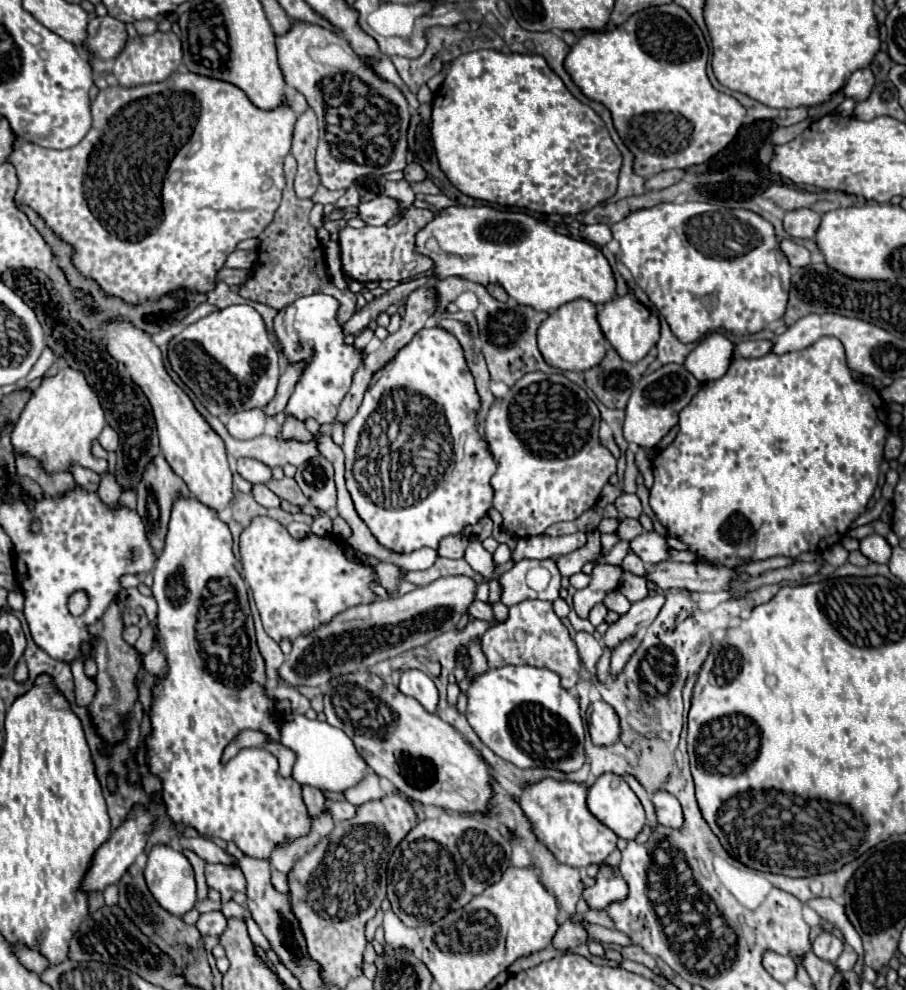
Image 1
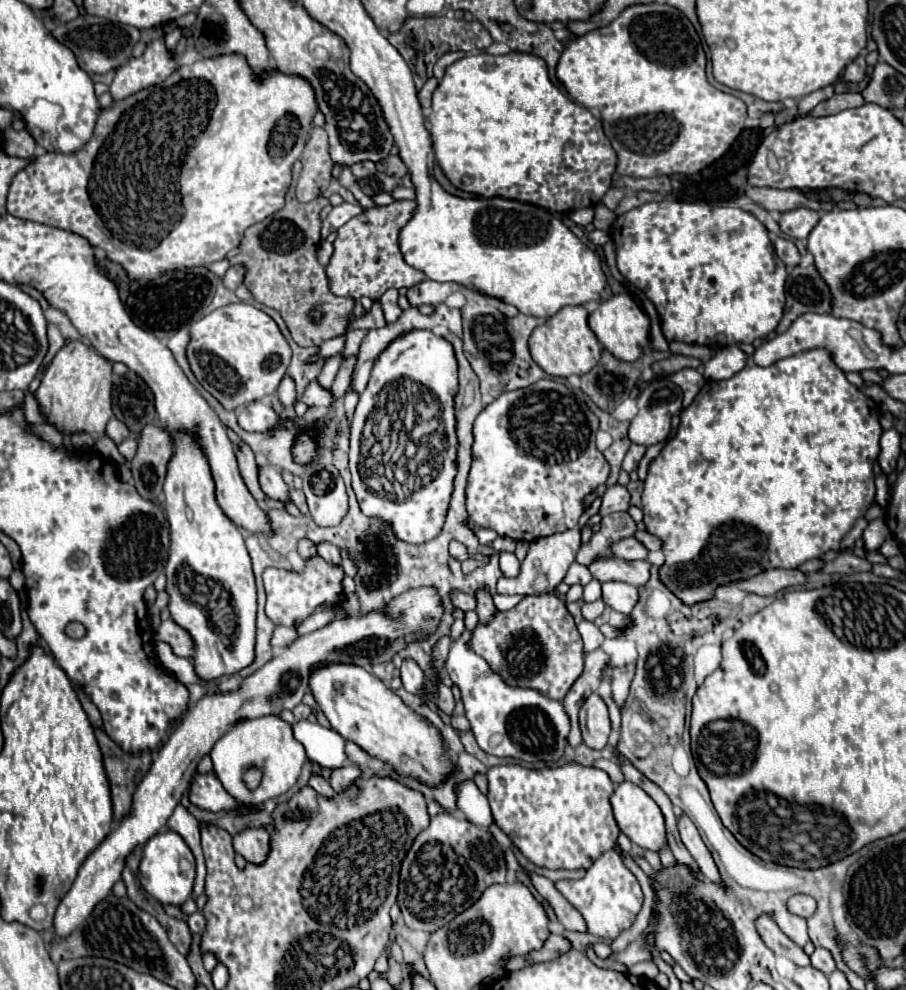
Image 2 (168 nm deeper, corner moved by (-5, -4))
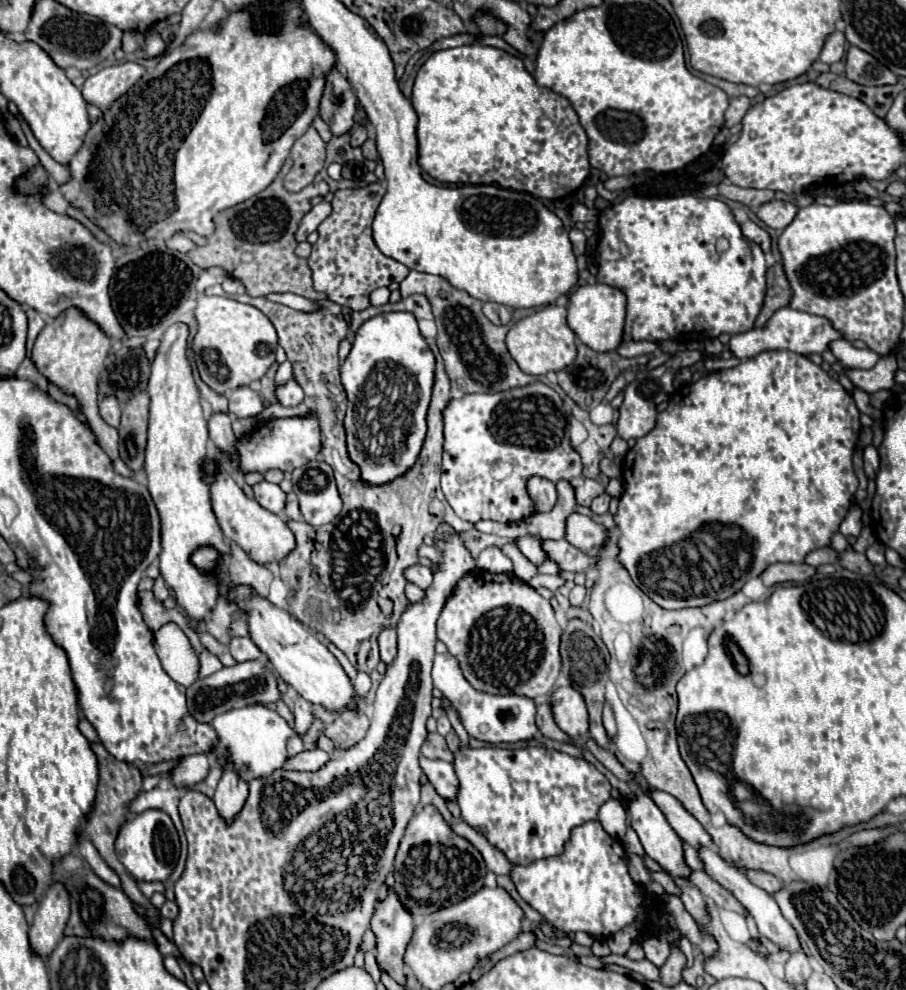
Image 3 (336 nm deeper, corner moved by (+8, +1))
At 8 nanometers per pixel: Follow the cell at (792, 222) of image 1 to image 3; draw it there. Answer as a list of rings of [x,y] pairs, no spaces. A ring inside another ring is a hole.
[[[770,200],[766,204],[760,206],[760,210],[756,212],[756,216],[774,230],[784,230],[784,226],[788,226],[792,222],[792,218],[796,216],[798,208],[792,202],[782,202],[782,200]]]

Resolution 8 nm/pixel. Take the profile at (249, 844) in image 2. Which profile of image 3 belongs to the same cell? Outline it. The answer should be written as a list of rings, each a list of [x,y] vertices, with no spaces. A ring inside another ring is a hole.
[[[228,762],[224,766],[222,778],[216,788],[216,796],[214,796],[216,808],[228,822],[232,822],[232,818],[240,812],[240,806],[244,806],[246,796],[248,796],[248,784],[236,774],[234,764]]]

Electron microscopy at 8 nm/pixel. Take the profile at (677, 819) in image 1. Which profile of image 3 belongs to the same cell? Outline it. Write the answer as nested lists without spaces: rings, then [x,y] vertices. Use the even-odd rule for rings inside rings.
[[[700,850],[700,858],[702,858],[704,864],[706,864],[706,872],[708,872],[718,884],[722,884],[726,890],[730,890],[730,892],[736,896],[736,900],[754,916],[754,920],[756,920],[756,924],[758,924],[760,936],[768,938],[768,940],[774,942],[778,948],[782,948],[782,950],[786,950],[786,952],[790,952],[790,954],[794,954],[794,952],[804,952],[802,946],[800,946],[800,940],[798,940],[796,930],[794,930],[792,924],[782,916],[782,912],[780,912],[776,900],[774,900],[766,890],[762,890],[762,888],[754,886],[752,882],[748,882],[748,878],[744,878],[744,874],[742,874],[740,870],[736,870],[736,868],[730,866],[726,860],[722,860],[722,856],[720,856],[716,850]]]

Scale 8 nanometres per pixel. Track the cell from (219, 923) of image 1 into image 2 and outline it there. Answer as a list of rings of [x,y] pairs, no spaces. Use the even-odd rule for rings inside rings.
[[[197,911],[197,913],[189,915],[189,921],[187,921],[187,925],[189,925],[191,933],[195,933],[195,935],[201,935],[201,933],[205,931],[205,927],[207,927],[207,921],[205,921],[203,913],[201,913],[201,911]]]

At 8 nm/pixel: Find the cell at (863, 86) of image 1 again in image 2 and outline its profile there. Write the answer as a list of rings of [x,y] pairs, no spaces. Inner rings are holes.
[[[859,55],[851,65],[845,67],[843,79],[849,81],[849,83],[859,83],[859,81],[865,79],[865,73],[867,73],[867,63],[865,63],[865,57]]]

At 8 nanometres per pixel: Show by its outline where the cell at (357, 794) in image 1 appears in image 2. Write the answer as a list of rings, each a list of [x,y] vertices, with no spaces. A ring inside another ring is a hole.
[[[349,765],[349,767],[343,767],[341,771],[333,771],[329,783],[337,793],[341,793],[341,791],[349,789],[355,783],[355,779],[359,779],[361,775],[363,775],[363,771],[357,765]]]

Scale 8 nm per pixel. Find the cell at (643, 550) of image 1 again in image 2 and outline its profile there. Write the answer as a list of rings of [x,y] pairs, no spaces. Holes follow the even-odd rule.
[[[629,537],[629,539],[621,539],[617,541],[613,547],[611,547],[613,555],[615,557],[621,557],[621,559],[627,559],[627,561],[637,561],[637,559],[647,559],[649,551],[647,547],[637,541],[635,537]]]

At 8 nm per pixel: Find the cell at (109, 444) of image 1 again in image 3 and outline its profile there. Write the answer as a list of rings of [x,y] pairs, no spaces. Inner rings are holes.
[[[104,396],[100,400],[100,416],[114,428],[120,424],[120,402],[116,396]]]

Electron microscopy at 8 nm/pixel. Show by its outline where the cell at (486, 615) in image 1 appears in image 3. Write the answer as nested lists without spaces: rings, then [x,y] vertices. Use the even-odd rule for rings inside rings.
[[[414,564],[414,566],[408,566],[404,570],[404,578],[420,588],[428,588],[432,584],[432,572],[428,566],[422,566],[422,564]]]

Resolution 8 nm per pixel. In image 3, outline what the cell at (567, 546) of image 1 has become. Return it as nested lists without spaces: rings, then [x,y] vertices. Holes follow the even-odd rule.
[[[490,546],[486,550],[480,552],[478,560],[476,560],[476,566],[482,568],[482,570],[488,570],[488,572],[506,572],[506,574],[512,574],[512,562],[508,556],[502,554],[500,548],[496,546]]]

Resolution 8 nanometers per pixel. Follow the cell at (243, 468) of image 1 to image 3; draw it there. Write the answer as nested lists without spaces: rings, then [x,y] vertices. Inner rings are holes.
[[[264,480],[254,486],[254,494],[256,494],[256,502],[260,506],[264,506],[266,510],[270,510],[274,514],[282,514],[284,504],[286,504],[286,494],[280,490],[278,484],[270,484]]]

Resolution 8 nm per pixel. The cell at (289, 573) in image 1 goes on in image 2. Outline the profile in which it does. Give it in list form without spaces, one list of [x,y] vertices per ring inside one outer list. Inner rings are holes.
[[[319,555],[305,559],[305,569],[301,573],[267,567],[263,571],[263,583],[265,583],[265,591],[267,591],[265,613],[275,625],[293,627],[293,625],[305,621],[307,617],[311,617],[323,605],[331,605],[331,607],[335,607],[337,603],[341,605],[345,599],[343,583],[341,583],[343,577],[345,577],[345,571],[341,565],[331,565]]]

